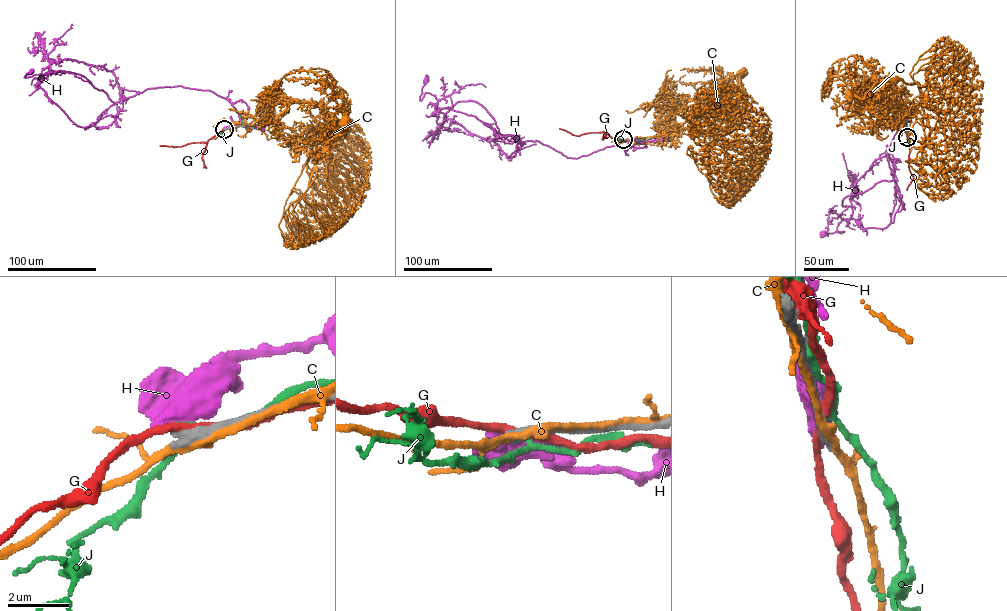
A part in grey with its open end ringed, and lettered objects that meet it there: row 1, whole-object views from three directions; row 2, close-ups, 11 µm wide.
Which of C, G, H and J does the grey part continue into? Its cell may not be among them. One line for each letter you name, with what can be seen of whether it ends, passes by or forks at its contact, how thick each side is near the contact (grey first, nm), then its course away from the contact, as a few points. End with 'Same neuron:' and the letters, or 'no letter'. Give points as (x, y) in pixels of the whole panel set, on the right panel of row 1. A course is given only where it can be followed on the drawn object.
Same neuron: no letter

